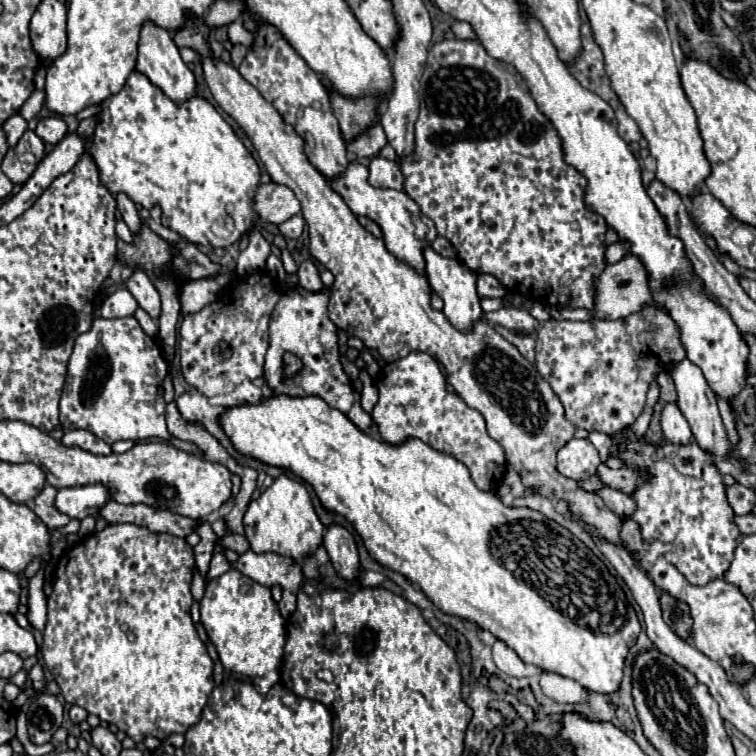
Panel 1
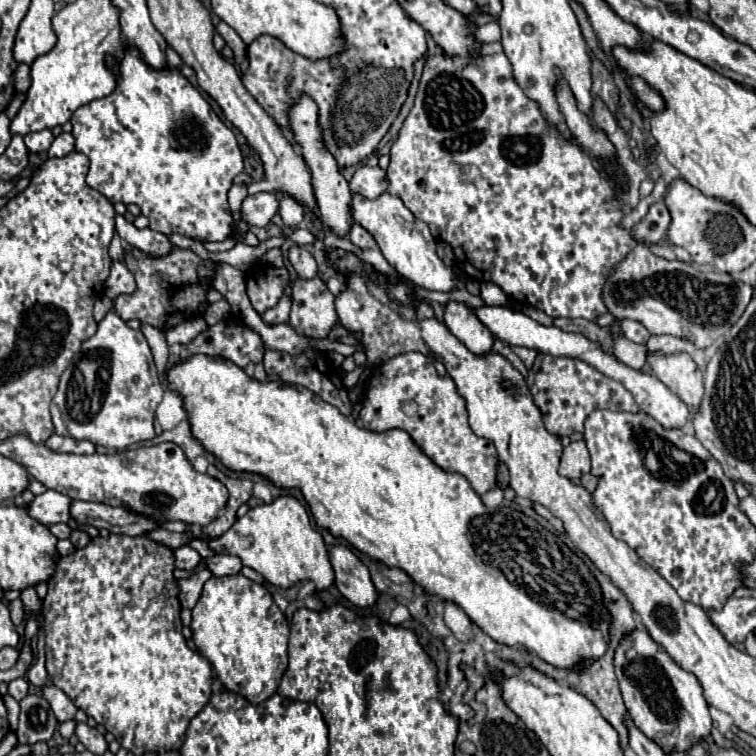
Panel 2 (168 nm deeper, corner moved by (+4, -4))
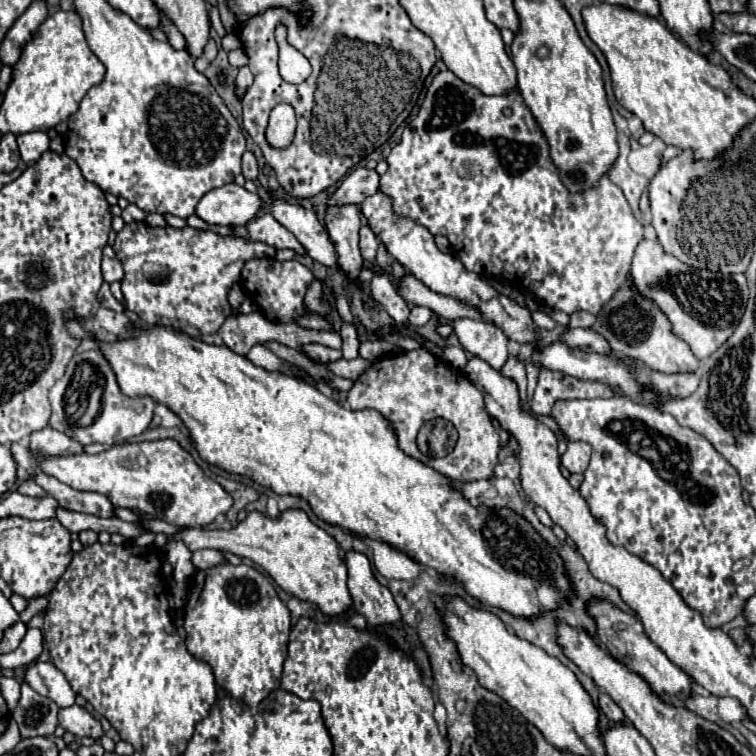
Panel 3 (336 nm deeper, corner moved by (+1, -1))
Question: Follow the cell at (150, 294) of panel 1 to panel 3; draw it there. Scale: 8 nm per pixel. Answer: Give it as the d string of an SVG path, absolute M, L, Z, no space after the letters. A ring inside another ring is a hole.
M105 245L103 247L101 269L103 269L103 279L107 283L113 283L113 281L121 281L123 279L123 267L121 267L119 259L115 257L115 251L111 249L111 245Z

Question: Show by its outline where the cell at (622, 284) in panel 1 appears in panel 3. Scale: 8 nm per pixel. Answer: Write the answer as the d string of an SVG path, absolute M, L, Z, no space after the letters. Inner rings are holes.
M643 239L635 249L631 285L661 307L661 311L673 323L675 335L689 343L697 359L707 359L731 337L733 329L739 325L739 317L743 315L749 297L747 279L743 273L723 277L721 273L707 269L693 269L673 255L665 255L661 245L651 239Z

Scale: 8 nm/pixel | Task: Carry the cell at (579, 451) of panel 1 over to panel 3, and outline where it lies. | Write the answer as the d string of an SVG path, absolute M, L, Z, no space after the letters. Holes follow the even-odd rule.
M571 441L567 443L567 451L561 457L561 463L569 473L585 473L589 459L591 459L591 445L585 441Z

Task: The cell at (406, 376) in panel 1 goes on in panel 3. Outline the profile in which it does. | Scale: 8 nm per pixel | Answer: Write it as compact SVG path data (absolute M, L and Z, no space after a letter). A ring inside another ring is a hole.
M401 351L399 355L387 355L375 361L353 383L347 393L347 403L351 409L379 411L395 431L399 449L405 451L409 457L429 465L437 473L455 481L479 481L493 477L493 467L497 463L499 451L499 433L491 425L487 411L483 411L481 391L469 379L465 379L463 371L451 369L429 351ZM435 417L449 419L459 433L455 449L443 459L419 453L415 443L421 425Z

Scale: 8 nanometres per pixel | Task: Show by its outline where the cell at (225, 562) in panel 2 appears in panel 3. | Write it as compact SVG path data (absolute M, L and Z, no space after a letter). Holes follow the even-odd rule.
M199 549L193 553L191 563L195 565L195 569L209 569L219 563L225 563L225 559L221 557L221 553L217 549Z

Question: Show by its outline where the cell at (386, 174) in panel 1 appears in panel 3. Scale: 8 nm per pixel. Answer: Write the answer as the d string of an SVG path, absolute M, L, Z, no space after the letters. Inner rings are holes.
M367 167L353 169L343 183L327 197L327 207L333 205L359 205L365 197L379 191L379 175Z

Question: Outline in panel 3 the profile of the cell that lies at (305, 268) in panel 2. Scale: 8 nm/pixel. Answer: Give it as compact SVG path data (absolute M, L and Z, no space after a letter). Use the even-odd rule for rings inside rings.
M263 213L251 219L245 227L247 227L249 237L255 241L263 241L277 249L293 249L297 255L305 253L303 245L281 223L277 223L269 213Z

